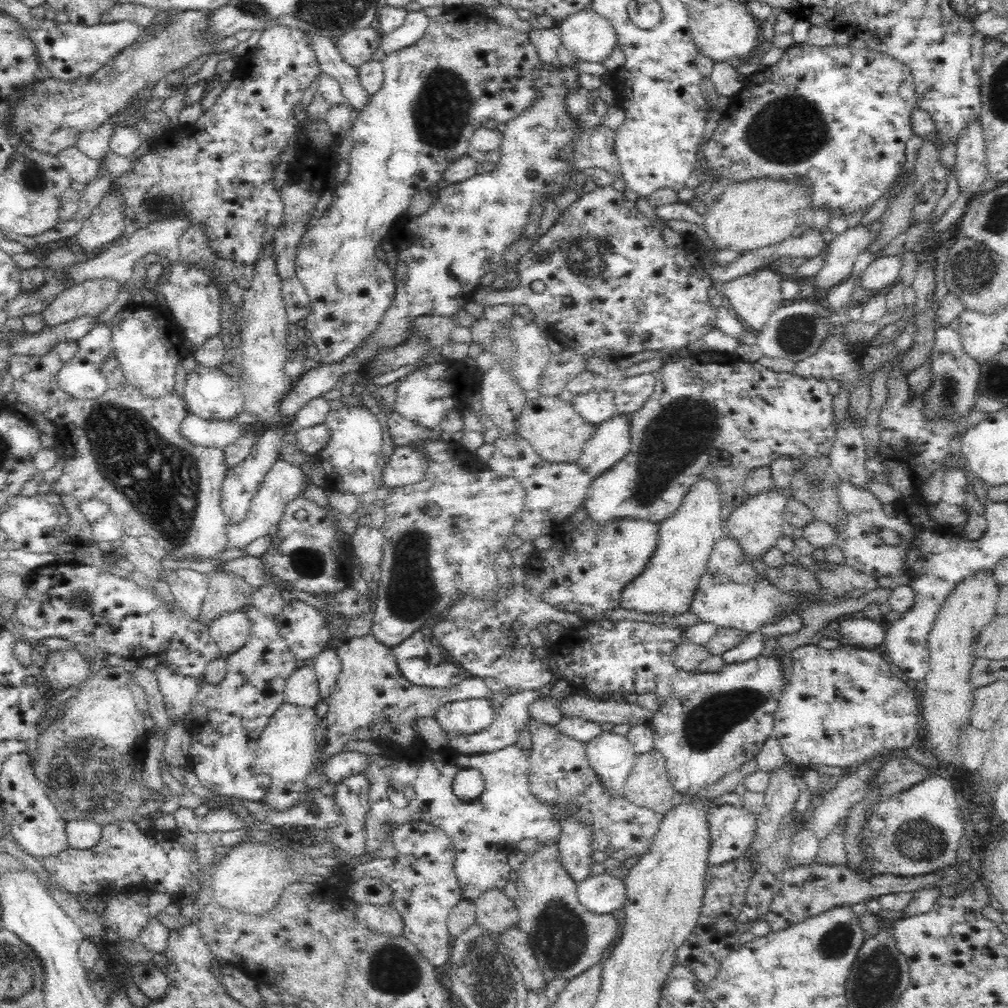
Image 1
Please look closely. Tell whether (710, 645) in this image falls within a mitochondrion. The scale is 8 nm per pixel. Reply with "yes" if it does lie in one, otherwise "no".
no

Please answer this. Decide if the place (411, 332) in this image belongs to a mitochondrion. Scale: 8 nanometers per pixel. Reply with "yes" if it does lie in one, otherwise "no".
no

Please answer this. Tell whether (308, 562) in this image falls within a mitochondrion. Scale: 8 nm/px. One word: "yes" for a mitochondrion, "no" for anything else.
yes

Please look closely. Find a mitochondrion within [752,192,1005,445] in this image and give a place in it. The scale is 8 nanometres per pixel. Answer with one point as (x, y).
(971, 270)

